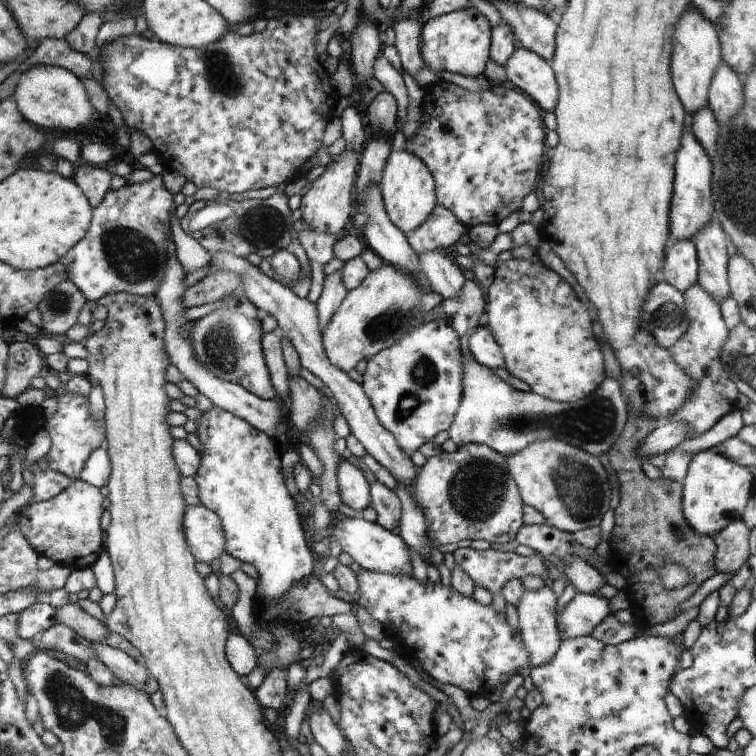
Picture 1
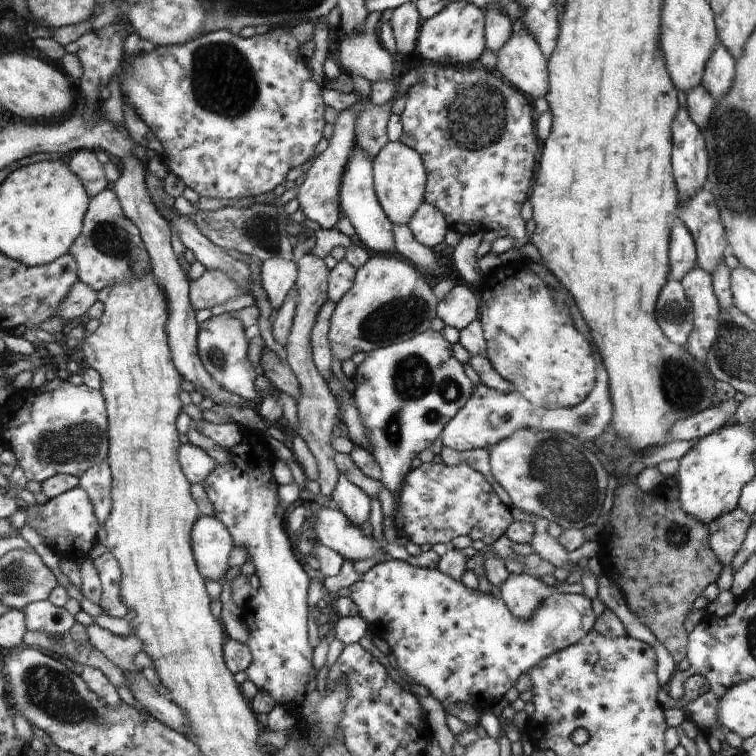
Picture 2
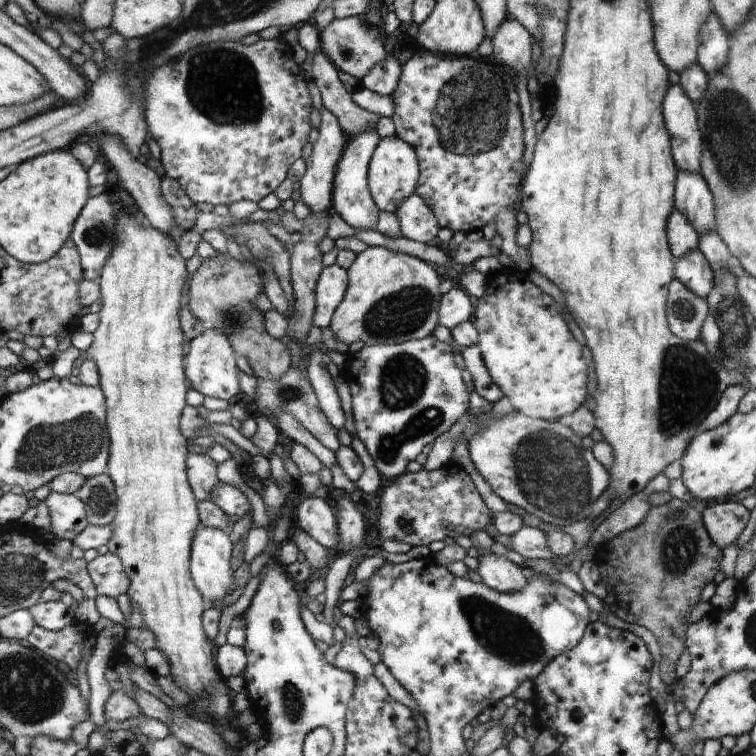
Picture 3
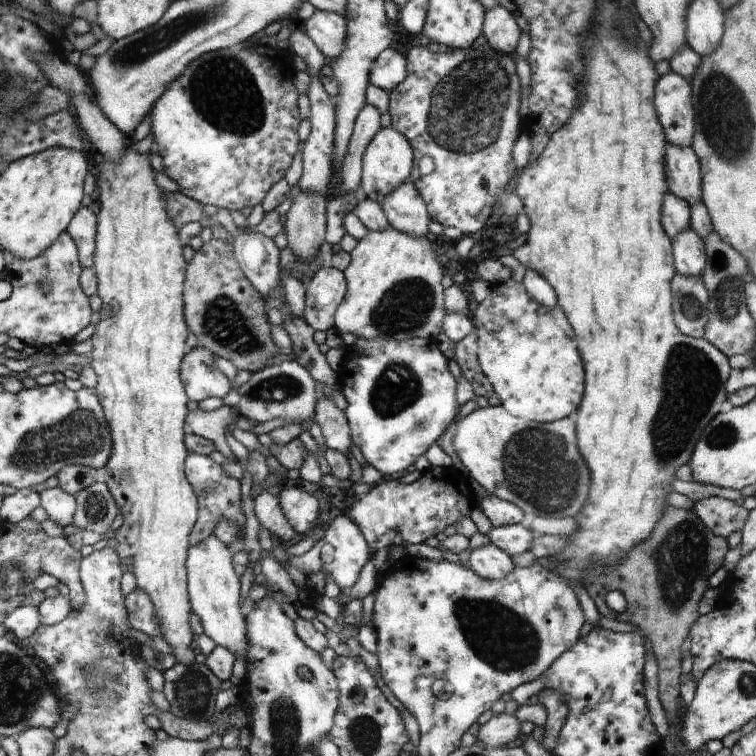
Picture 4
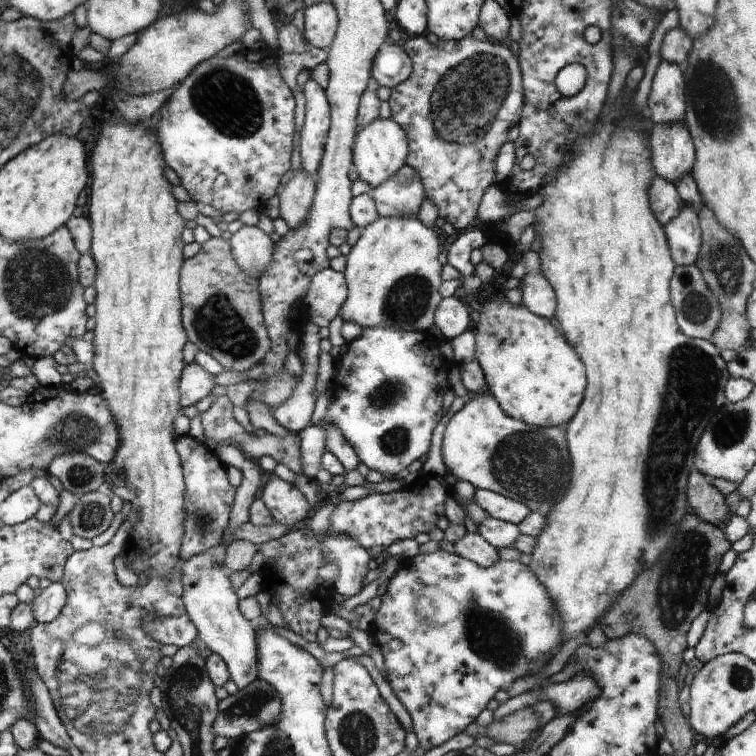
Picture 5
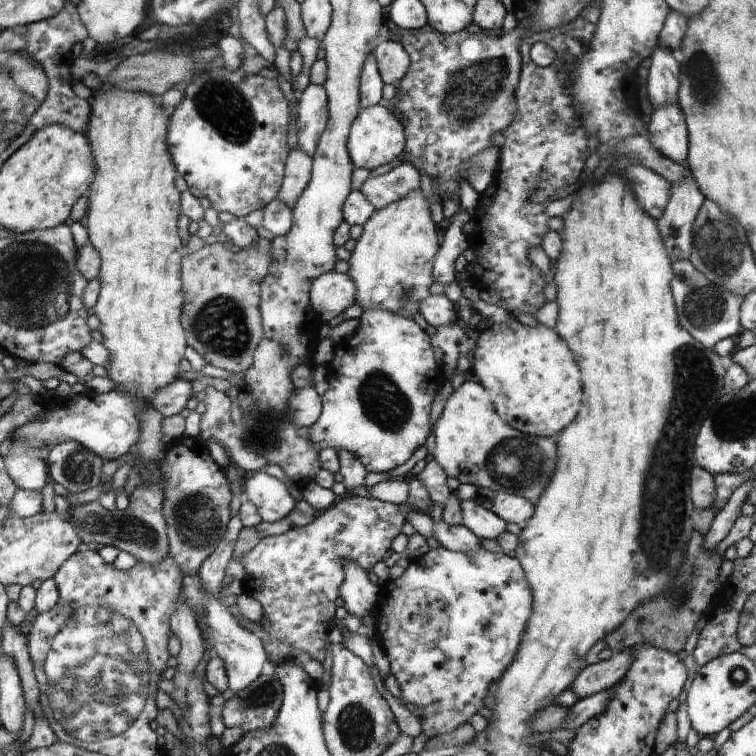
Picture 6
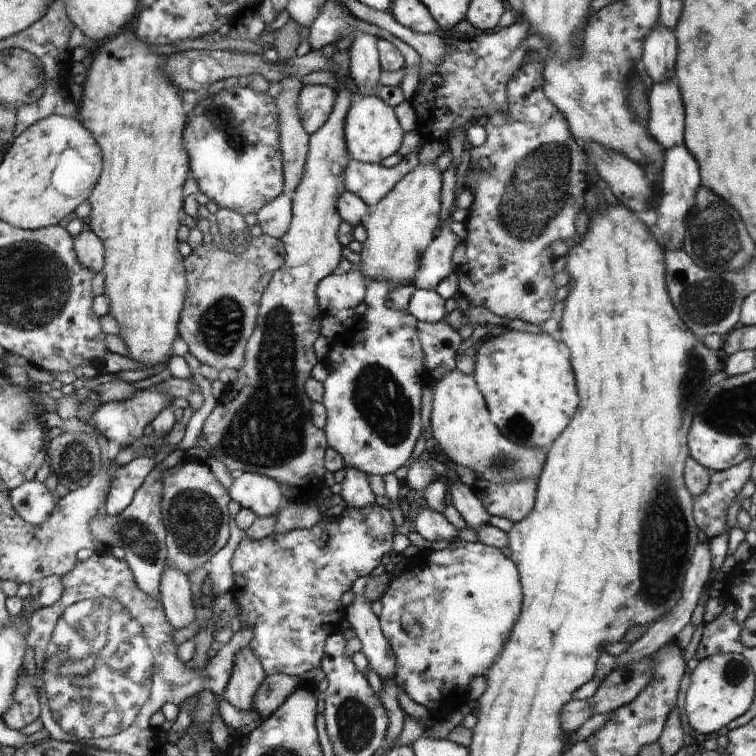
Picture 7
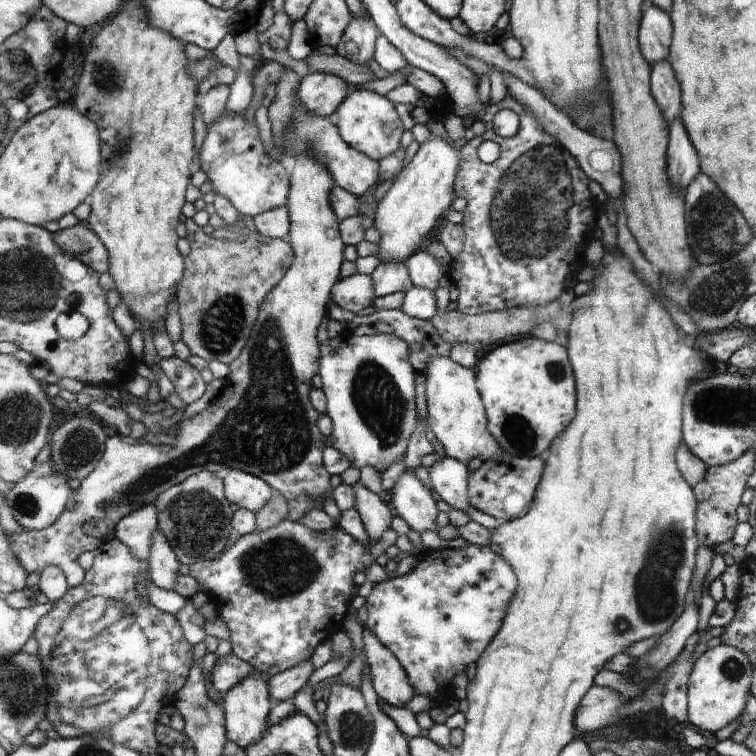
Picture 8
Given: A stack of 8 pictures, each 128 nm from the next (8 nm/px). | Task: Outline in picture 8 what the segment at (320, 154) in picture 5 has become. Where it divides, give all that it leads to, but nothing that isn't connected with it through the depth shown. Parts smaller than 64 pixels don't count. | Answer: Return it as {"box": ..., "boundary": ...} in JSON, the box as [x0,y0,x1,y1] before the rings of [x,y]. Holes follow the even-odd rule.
{"box":[297,71,349,116],"boundary":[[[312,71],[300,80],[297,96],[308,110],[321,116],[332,116],[349,94],[349,83],[330,72]]]}

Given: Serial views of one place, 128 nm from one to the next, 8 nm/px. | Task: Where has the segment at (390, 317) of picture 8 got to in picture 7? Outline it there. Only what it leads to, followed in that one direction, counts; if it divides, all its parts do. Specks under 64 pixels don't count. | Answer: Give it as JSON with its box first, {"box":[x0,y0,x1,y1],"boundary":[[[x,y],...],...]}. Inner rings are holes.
{"box":[418,321,462,381],"boundary":[[[418,321],[419,341],[425,354],[426,370],[430,370],[433,381],[456,370],[457,354],[462,337],[447,322],[429,323]]]}

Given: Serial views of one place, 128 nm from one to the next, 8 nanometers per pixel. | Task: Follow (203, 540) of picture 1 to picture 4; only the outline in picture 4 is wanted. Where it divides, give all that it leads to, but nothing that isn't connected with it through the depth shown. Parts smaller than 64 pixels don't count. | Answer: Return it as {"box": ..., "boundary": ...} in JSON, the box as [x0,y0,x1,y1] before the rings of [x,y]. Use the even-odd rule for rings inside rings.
{"box":[185,536,248,648],"boundary":[[[210,536],[210,538],[206,538],[206,540],[200,542],[198,545],[192,545],[189,547],[188,552],[188,560],[185,562],[185,566],[188,568],[188,589],[189,589],[189,601],[192,603],[192,612],[196,613],[201,620],[202,626],[204,627],[204,633],[208,635],[218,646],[225,646],[228,648],[244,648],[244,632],[247,632],[248,637],[248,626],[247,630],[244,630],[244,616],[242,616],[242,612],[240,612],[240,582],[238,582],[238,574],[236,573],[236,569],[233,566],[233,556],[229,547],[225,545],[218,537]]]}

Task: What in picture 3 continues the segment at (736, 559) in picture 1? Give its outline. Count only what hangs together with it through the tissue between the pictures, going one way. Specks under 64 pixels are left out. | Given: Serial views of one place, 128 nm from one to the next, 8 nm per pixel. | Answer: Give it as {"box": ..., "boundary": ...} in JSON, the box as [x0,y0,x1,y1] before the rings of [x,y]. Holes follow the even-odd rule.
{"box":[702,500,749,550],"boundary":[[[732,500],[708,505],[702,513],[711,538],[722,550],[735,544],[748,524],[749,514],[742,503]]]}

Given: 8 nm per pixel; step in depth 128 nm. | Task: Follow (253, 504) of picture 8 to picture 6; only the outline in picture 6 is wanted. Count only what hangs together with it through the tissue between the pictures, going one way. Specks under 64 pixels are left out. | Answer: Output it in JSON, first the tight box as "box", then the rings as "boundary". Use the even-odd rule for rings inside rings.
{"box":[242,470,297,523],"boundary":[[[264,470],[247,474],[242,492],[244,499],[257,506],[262,520],[271,523],[288,517],[297,506],[286,485]]]}

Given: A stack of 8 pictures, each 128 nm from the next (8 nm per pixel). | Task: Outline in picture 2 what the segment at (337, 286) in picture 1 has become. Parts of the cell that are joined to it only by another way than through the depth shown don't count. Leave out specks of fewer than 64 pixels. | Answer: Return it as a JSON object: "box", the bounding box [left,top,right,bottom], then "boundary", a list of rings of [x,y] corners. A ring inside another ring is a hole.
{"box":[311,299,335,378],"boundary":[[[327,299],[320,307],[320,312],[316,317],[314,326],[311,330],[311,345],[313,348],[313,361],[319,373],[325,378],[332,375],[332,351],[330,348],[328,333],[331,325],[331,316],[335,309],[335,302]]]}

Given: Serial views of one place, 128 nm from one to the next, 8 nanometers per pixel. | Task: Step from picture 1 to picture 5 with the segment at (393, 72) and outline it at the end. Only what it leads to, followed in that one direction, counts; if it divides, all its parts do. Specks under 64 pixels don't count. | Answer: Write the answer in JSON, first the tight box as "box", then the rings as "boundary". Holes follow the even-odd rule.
{"box":[303,3,339,50],"boundary":[[[318,3],[307,7],[303,36],[310,46],[328,50],[336,36],[339,18],[332,3]]]}

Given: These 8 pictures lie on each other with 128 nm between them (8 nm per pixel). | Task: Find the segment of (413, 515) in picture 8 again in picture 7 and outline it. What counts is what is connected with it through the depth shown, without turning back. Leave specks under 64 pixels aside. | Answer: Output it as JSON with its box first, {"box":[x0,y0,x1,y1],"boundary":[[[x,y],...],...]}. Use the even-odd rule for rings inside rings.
{"box":[413,506,459,542],"boundary":[[[424,506],[414,520],[413,530],[430,542],[438,540],[456,541],[459,530],[449,519],[438,516],[438,513]]]}

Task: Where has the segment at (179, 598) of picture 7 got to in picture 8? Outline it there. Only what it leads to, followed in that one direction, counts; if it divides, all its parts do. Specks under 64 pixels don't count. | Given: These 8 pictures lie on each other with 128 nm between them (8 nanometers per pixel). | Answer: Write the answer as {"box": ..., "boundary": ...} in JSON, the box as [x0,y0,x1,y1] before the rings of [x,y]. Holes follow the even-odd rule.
{"box":[147,528,181,591],"boundary":[[[156,528],[156,532],[152,534],[150,540],[152,540],[152,546],[148,550],[150,552],[147,561],[150,570],[148,580],[164,590],[174,591],[181,563],[159,528]]]}

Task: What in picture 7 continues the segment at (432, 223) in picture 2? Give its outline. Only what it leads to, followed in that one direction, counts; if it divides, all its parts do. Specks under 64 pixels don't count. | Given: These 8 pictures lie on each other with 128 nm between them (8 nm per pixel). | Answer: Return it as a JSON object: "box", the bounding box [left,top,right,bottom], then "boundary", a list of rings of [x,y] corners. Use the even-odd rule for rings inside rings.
{"box":[345,142,423,206],"boundary":[[[423,142],[421,143],[421,145],[419,146],[419,149],[417,149],[416,152],[411,152],[407,157],[405,157],[404,159],[401,159],[400,162],[399,162],[398,164],[396,164],[395,167],[390,167],[390,168],[382,167],[382,166],[380,166],[379,163],[361,163],[361,162],[358,162],[356,159],[353,159],[351,156],[349,156],[349,166],[348,166],[348,169],[345,170],[345,185],[348,187],[348,190],[349,190],[351,193],[354,193],[354,194],[356,194],[356,196],[359,196],[368,206],[369,206],[369,205],[372,205],[372,204],[373,204],[373,205],[376,205],[377,202],[380,202],[380,201],[384,200],[384,198],[386,198],[386,196],[388,196],[388,194],[390,194],[390,192],[392,192],[392,190],[394,190],[394,188],[396,188],[396,184],[398,184],[398,182],[400,182],[400,181],[402,180],[402,178],[404,178],[409,172],[412,172],[412,170],[414,170],[414,169],[416,168],[416,166],[419,165],[419,155],[418,155],[418,154],[419,154],[419,150],[420,150],[422,144],[423,144]]]}

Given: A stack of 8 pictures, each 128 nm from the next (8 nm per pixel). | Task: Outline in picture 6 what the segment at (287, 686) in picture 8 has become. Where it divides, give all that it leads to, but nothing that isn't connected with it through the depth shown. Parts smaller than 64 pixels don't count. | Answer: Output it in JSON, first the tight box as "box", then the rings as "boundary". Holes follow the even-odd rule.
{"box":[219,674,282,733],"boundary":[[[261,674],[240,693],[234,693],[219,711],[226,727],[240,726],[244,733],[268,730],[276,722],[282,701],[279,678]]]}

